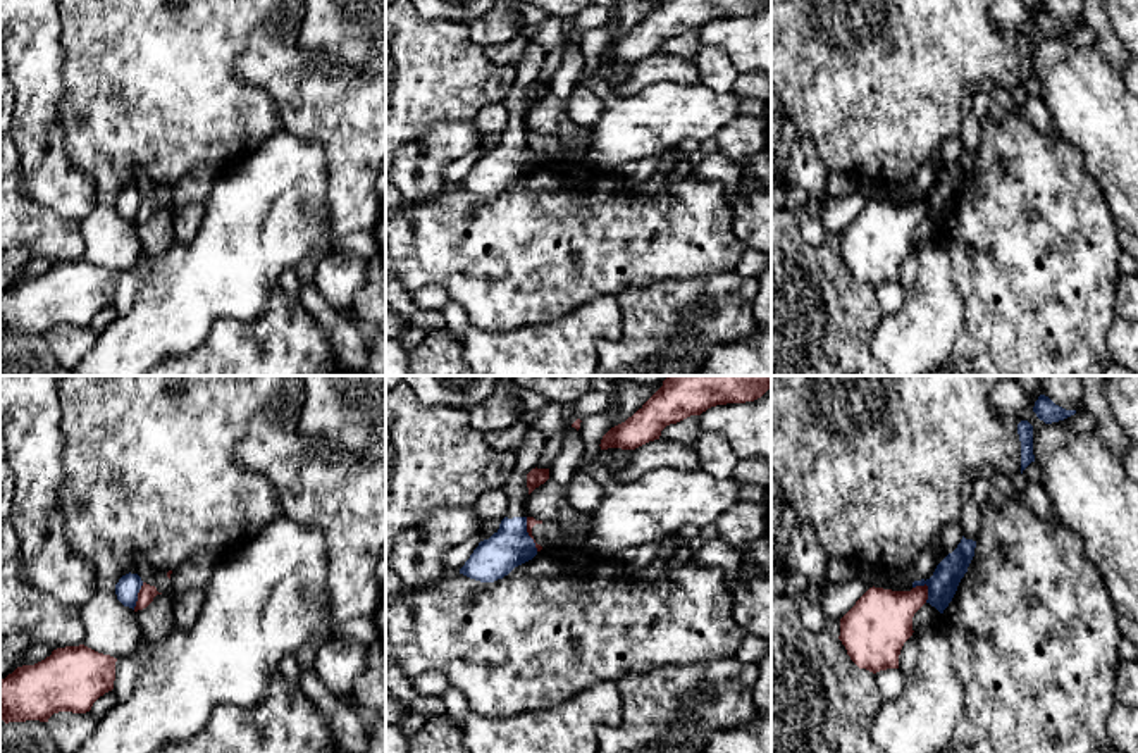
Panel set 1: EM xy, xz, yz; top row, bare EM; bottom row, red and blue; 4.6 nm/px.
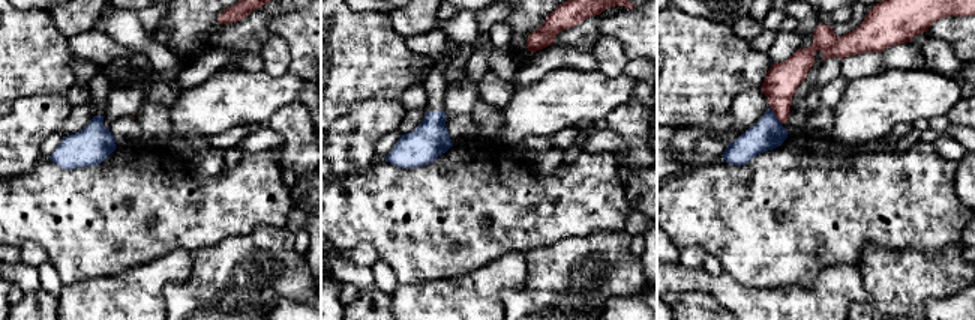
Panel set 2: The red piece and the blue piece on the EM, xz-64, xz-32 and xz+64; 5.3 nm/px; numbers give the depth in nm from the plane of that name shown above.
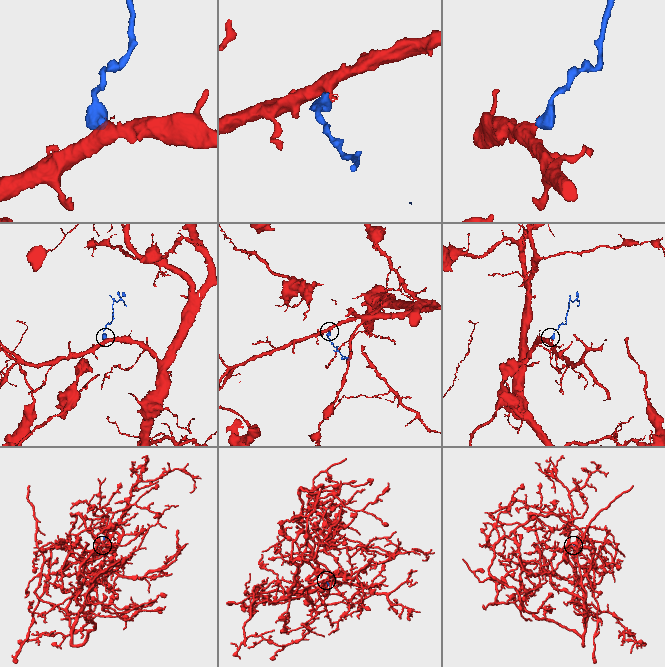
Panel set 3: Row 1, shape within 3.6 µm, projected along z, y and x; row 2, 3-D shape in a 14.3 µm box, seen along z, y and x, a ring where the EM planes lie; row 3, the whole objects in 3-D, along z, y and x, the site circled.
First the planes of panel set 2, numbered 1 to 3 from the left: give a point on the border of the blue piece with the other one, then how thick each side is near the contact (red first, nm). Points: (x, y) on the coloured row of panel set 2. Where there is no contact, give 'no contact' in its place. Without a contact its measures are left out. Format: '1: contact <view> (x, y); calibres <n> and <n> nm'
1: no contact
2: no contact
3: contact xz+64 (776, 116); calibres 180 and 170 nm

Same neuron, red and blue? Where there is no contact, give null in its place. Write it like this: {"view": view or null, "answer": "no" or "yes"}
{"view": "xz", "answer": "no"}

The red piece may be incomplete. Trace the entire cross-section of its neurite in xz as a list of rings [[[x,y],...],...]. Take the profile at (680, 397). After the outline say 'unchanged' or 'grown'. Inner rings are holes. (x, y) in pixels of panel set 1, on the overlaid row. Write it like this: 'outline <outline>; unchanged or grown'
outline [[[666,376],[663,386],[625,422],[611,427],[601,450],[635,450],[661,431],[711,407],[745,403],[771,389],[771,376]]]; unchanged

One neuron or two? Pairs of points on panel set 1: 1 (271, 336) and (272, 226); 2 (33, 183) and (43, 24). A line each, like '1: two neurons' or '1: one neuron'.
1: two neurons
2: one neuron

